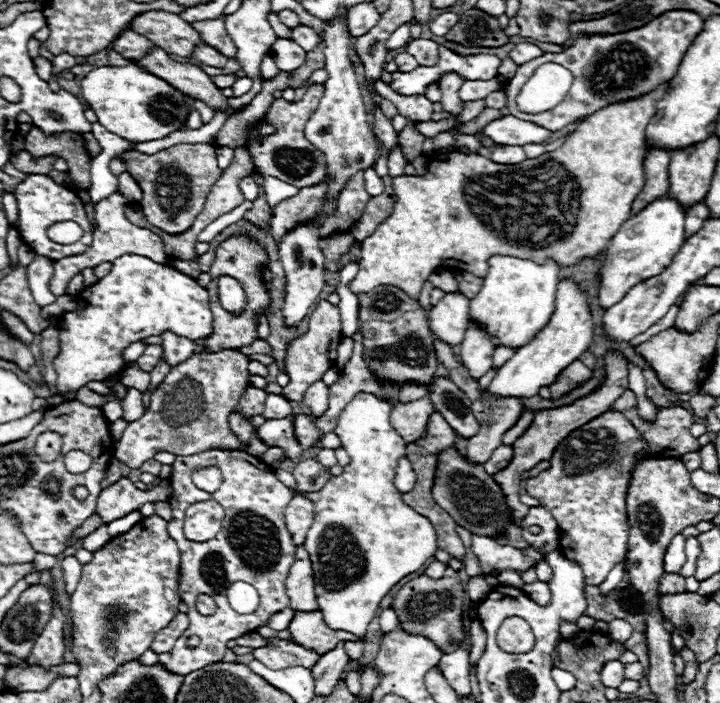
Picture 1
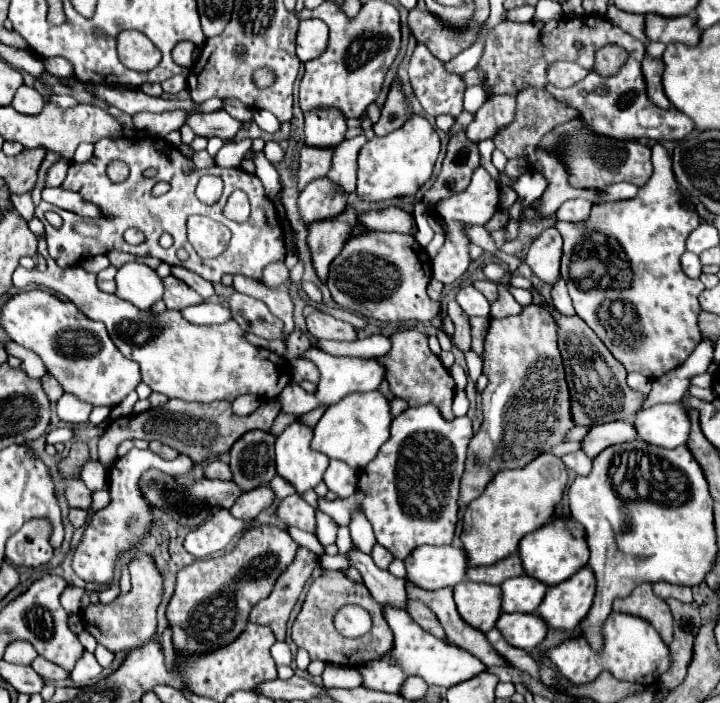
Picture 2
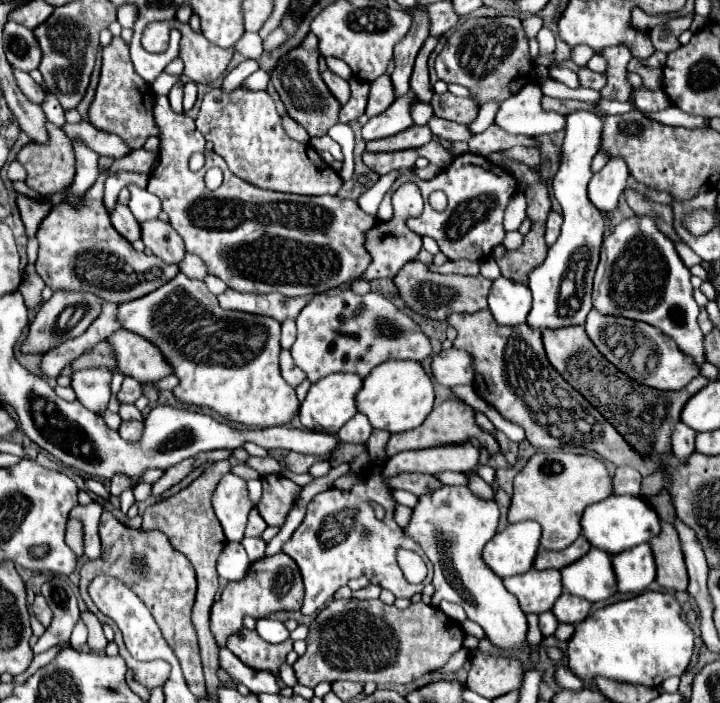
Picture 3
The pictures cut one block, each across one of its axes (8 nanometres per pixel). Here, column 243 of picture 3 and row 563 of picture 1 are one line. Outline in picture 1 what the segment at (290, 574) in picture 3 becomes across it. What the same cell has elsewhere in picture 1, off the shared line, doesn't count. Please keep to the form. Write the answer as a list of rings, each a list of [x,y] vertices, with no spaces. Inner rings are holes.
[[[608,412],[608,414],[602,414],[600,418],[594,418],[592,422],[588,422],[588,426],[582,426],[580,430],[568,434],[568,438],[564,438],[564,442],[560,442],[560,446],[554,450],[552,454],[552,460],[550,460],[550,470],[544,470],[540,472],[536,478],[528,478],[526,482],[526,492],[534,498],[540,500],[540,504],[552,512],[552,516],[556,518],[558,522],[558,528],[560,528],[560,550],[566,558],[574,560],[574,562],[580,562],[582,566],[582,572],[584,572],[584,580],[586,584],[592,584],[592,586],[598,586],[604,582],[604,578],[608,576],[608,572],[616,566],[616,564],[622,564],[626,562],[626,540],[628,540],[628,516],[626,516],[626,492],[628,492],[628,484],[630,484],[630,476],[632,476],[632,470],[634,466],[642,460],[642,458],[636,458],[638,452],[642,452],[646,448],[646,440],[644,436],[636,430],[636,426],[620,412]]]

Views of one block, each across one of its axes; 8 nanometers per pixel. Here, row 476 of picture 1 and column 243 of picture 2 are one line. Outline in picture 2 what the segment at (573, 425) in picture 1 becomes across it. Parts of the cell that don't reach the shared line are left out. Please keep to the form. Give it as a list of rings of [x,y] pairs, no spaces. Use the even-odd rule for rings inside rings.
[[[260,486],[250,492],[244,492],[236,504],[230,508],[234,518],[256,518],[262,510],[268,510],[274,504],[274,492],[270,486]]]

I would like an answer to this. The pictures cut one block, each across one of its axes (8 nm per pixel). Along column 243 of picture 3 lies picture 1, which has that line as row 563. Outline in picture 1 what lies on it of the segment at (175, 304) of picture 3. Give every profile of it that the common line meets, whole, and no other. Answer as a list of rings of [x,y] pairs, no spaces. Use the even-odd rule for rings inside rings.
[[[356,394],[356,398],[340,414],[334,432],[338,434],[341,447],[350,456],[350,464],[344,466],[340,476],[330,476],[330,480],[318,492],[304,494],[312,498],[316,506],[314,522],[308,530],[304,548],[312,560],[318,610],[322,610],[326,624],[334,630],[348,630],[360,638],[366,638],[366,626],[376,616],[380,600],[400,578],[416,572],[428,558],[434,556],[438,548],[436,532],[428,518],[404,504],[402,494],[394,486],[398,460],[406,456],[406,442],[390,424],[388,402],[372,394]]]

